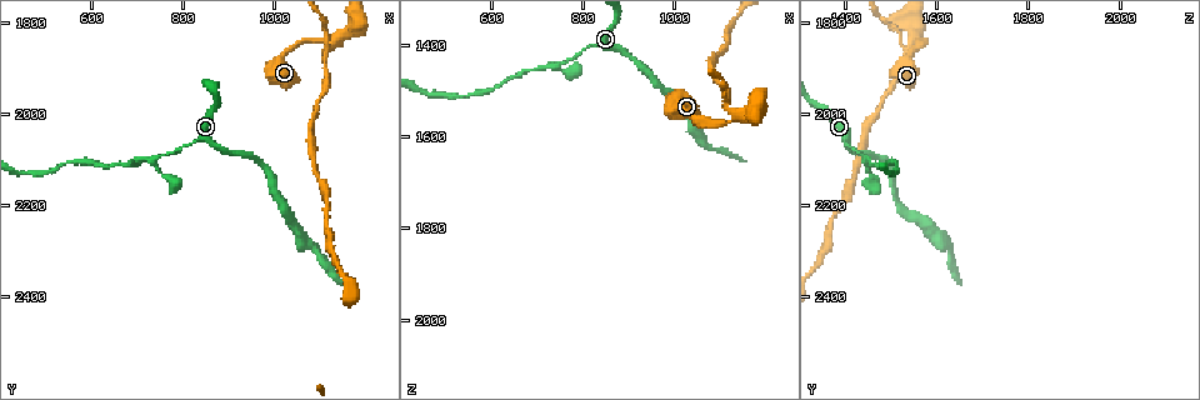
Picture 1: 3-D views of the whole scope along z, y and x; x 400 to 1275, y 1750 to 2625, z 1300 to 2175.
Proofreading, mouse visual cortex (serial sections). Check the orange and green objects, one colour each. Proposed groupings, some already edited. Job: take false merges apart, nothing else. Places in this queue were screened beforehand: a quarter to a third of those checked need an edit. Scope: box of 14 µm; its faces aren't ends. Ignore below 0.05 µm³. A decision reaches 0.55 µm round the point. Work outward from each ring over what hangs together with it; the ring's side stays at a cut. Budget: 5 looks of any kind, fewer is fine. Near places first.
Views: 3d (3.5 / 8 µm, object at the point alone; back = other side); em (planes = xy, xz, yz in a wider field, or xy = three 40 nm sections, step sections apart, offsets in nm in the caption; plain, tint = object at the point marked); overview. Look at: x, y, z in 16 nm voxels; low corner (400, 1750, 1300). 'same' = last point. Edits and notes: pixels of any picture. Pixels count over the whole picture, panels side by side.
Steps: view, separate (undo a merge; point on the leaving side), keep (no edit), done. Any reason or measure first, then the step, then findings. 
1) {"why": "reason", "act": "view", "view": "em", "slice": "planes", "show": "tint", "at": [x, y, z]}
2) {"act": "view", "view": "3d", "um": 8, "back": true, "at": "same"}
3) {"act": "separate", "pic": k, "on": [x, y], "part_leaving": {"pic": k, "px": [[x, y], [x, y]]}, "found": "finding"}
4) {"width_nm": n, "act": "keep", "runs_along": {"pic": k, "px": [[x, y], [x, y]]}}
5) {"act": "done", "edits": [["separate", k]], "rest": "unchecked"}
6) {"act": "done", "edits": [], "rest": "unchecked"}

{"why": "abrupt turn", "act": "view", "view": "3d", "um": 3.5, "at": [740, 2100, 1445]}

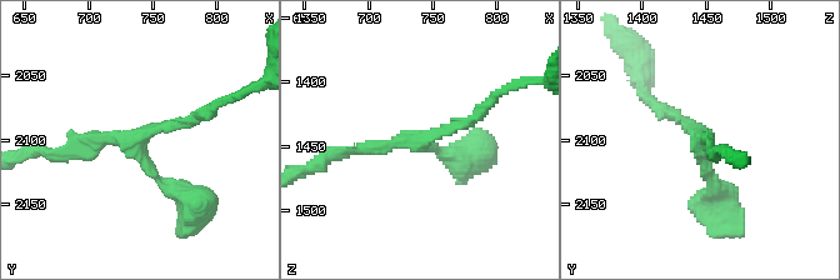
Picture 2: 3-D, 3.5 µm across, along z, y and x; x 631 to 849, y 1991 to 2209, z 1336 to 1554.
{"arms": 3, "arm_widths_nm": [150, 150, 200], "why": "shape alone is not enough", "act": "view", "view": "em", "slice": "planes", "show": "tint", "at": [740, 2100, 1448]}

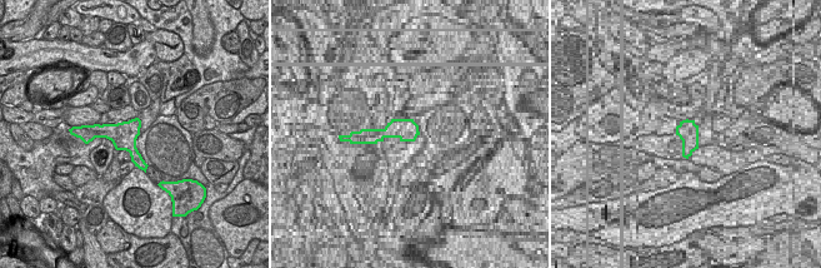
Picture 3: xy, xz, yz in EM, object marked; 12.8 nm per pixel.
{"act": "keep", "runs_along": {"pic": 2, "px": [[205, 111], [60, 158]]}, "found": "continuous, no second cell"}

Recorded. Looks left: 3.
{"why": "abrupt turn", "act": "view", "view": "3d", "um": 3.5, "at": [1135, 1830, 1550]}

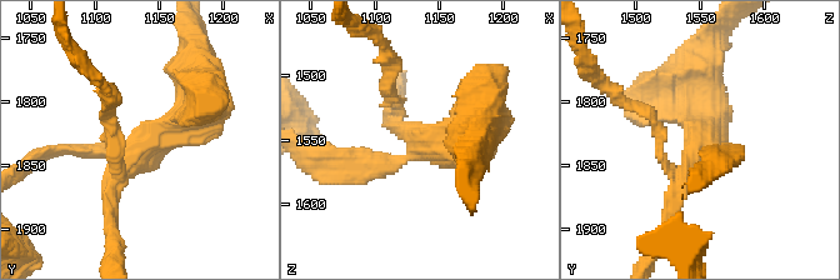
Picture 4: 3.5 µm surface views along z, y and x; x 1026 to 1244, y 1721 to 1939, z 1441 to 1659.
{"arms": 4, "arm_widths_nm": [150, 150, 200, 500], "act": "view", "view": "em", "slice": "xy", "step": 5, "show": "tint", "at": [1132, 1834, 1554]}

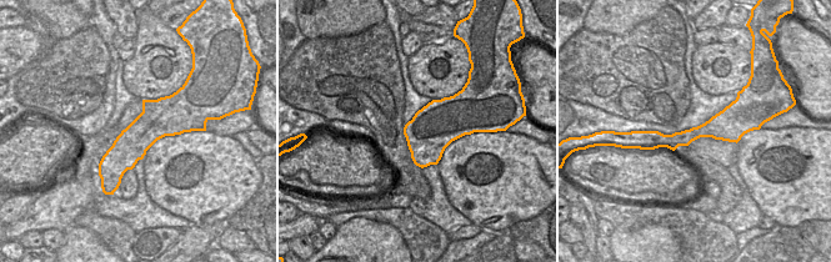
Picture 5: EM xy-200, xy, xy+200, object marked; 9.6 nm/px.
{"act": "separate", "pic": 4, "on": [659, 129], "part_leaving": {"pic": 4, "px": [[675, 170], [660, 154], [660, 128], [605, 85]]}, "found": "two cells meet here"}

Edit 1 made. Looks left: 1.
{"act": "done", "edits": [["separate", 4]], "rest": "unchecked"}

